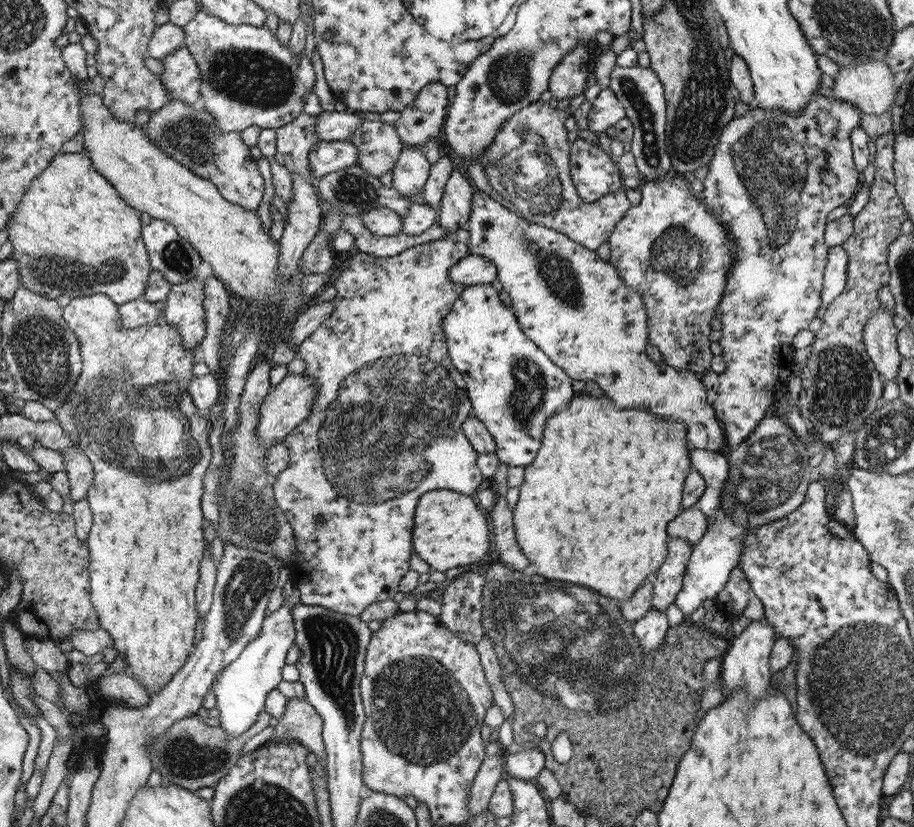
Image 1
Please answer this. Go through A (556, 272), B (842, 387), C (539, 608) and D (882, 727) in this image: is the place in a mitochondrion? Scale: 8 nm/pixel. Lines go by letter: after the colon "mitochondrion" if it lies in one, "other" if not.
A: mitochondrion
B: mitochondrion
C: mitochondrion
D: mitochondrion

